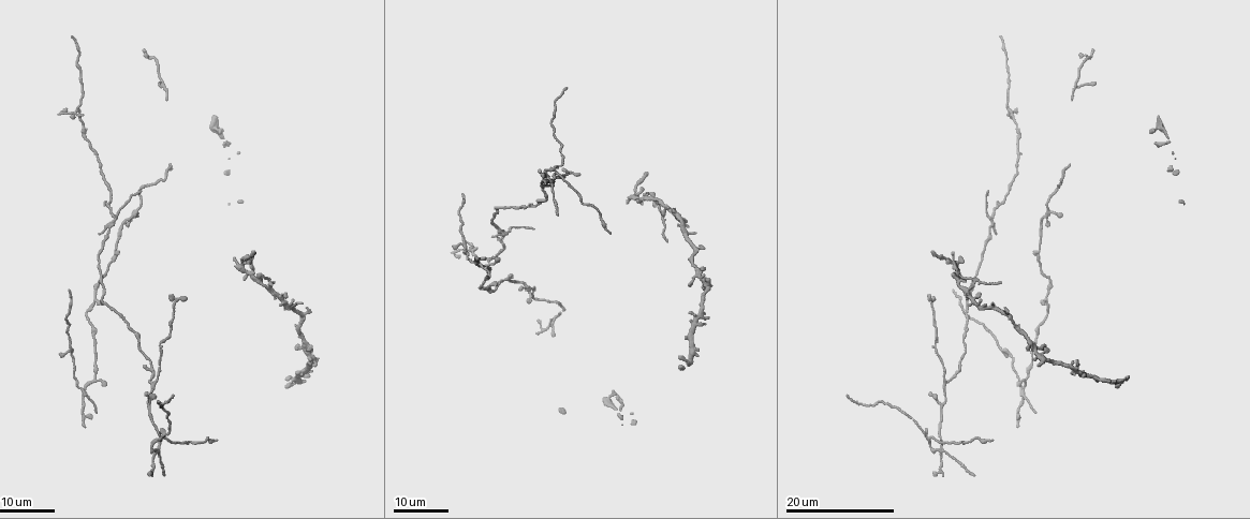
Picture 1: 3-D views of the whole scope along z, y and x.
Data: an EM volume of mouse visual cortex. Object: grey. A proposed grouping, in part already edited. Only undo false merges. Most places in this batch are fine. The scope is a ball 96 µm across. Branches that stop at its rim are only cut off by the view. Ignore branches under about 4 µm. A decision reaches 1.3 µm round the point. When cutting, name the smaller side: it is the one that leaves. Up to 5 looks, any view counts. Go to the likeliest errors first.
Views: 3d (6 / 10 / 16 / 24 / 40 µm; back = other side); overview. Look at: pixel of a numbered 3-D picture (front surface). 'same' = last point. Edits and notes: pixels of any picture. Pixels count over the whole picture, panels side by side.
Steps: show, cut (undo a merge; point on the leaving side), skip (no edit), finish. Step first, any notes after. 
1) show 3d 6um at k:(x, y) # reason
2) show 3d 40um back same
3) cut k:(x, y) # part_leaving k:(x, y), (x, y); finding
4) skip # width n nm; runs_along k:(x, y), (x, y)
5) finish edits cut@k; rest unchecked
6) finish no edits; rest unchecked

show 3d 24um at 1:(468, 249) # four-way junction

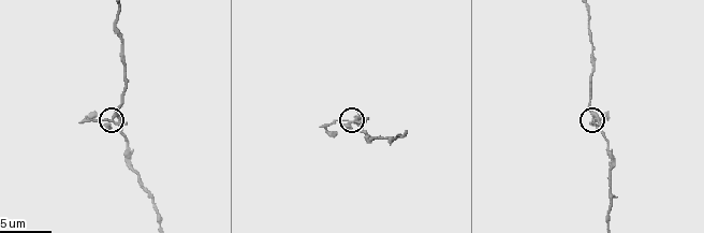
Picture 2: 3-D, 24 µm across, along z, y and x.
show 3d 10um at 2:(110, 122)

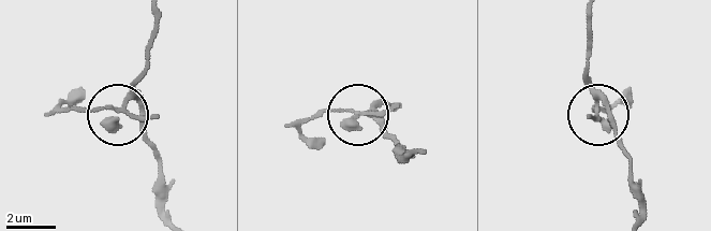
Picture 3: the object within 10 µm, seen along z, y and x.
cut 3:(158, 114) # part_leaving 3:(117, 110), (64, 107), (64, 99), (80, 87); a second neuron is stuck on

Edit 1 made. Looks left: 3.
show overview

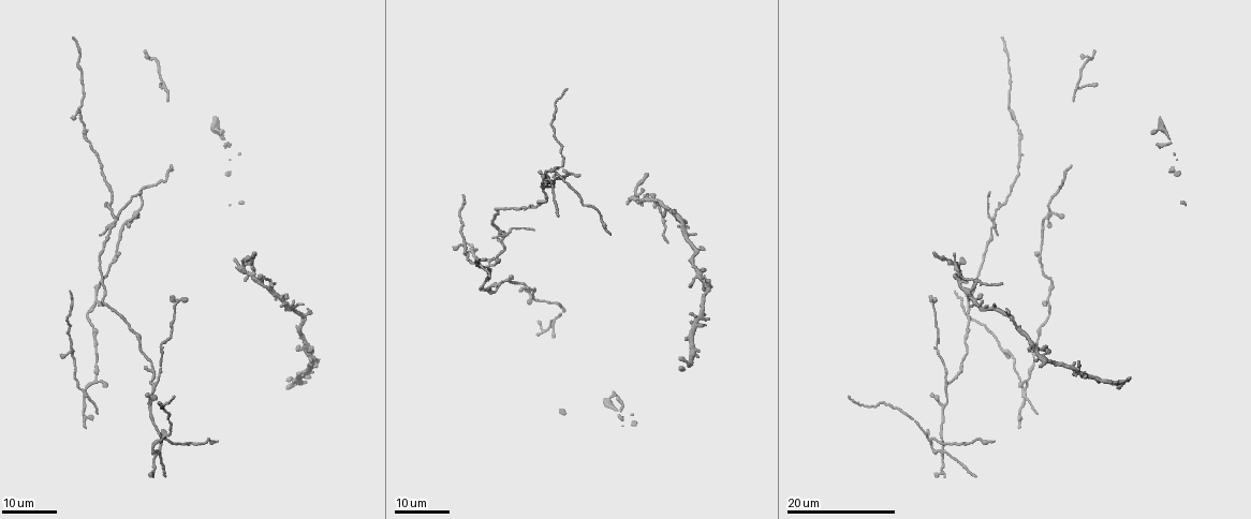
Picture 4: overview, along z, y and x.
show 3d 16um at 4:(1024, 392) # four arms meet

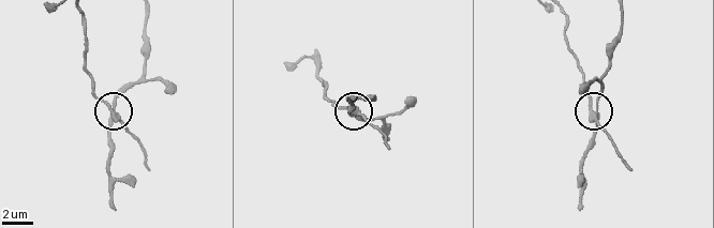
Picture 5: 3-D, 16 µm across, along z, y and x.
show 3d 10um at 5:(356, 114) # zoom in

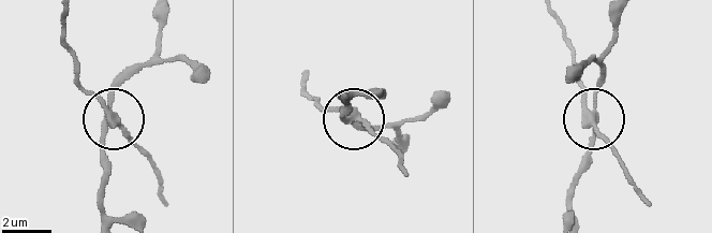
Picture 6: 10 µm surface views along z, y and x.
cut 6:(83, 91) # arms 4; part_leaving 6:(108, 115), (80, 81), (65, 18); a second neuron is stuck on

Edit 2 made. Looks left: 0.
finish edits cut@3, cut@6; rest unchecked

